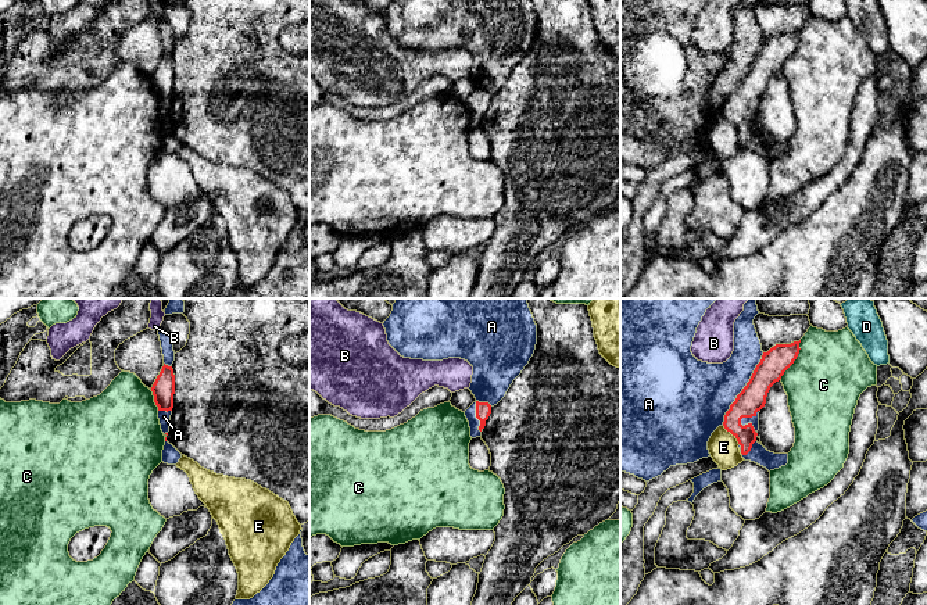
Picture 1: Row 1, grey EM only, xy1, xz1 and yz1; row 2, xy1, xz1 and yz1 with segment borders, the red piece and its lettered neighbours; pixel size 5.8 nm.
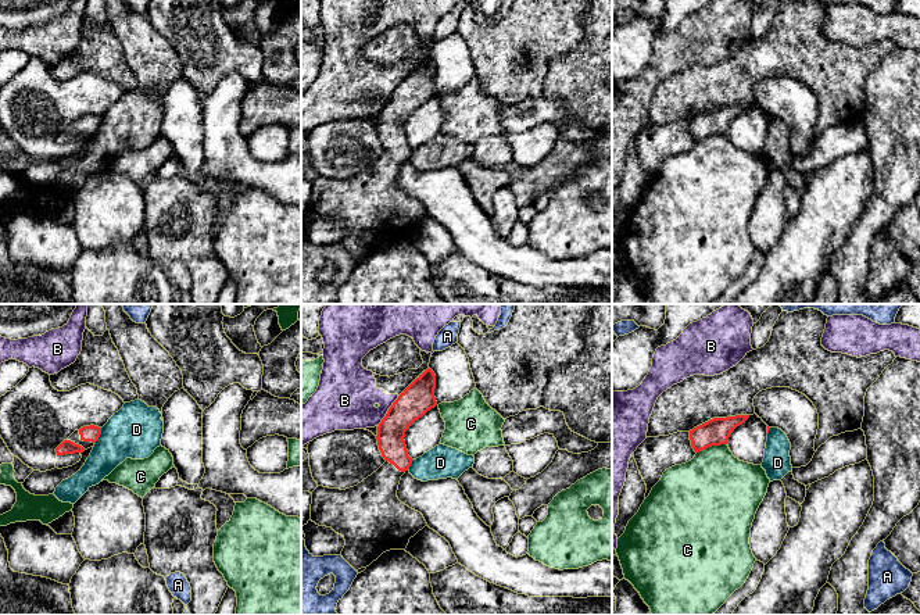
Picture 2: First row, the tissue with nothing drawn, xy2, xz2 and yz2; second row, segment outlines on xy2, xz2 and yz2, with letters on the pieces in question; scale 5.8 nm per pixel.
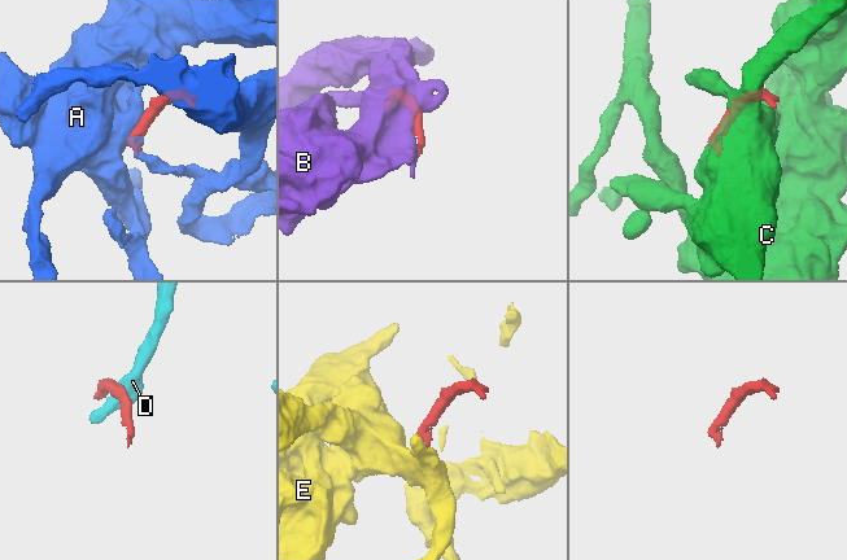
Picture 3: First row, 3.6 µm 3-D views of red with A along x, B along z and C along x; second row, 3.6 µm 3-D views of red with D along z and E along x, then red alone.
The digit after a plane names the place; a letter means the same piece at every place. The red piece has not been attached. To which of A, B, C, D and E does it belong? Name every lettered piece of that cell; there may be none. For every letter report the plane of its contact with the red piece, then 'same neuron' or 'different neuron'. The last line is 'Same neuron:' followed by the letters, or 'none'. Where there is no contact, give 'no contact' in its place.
A: meets red in yz1; same neuron
B: meets red in xz2; different neuron
C: meets red in yz1; different neuron
D: meets red in xy2; different neuron
E: meets red in yz1; different neuron
Same neuron: A

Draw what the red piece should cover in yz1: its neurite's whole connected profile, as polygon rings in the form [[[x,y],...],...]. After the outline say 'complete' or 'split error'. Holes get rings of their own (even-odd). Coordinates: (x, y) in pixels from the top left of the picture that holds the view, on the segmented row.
[[[620,298],[620,470],[634,475],[638,479],[649,482],[663,472],[666,472],[670,466],[676,465],[687,465],[694,463],[702,458],[711,457],[708,450],[708,441],[712,433],[723,426],[727,432],[730,432],[738,441],[738,448],[745,461],[755,462],[769,472],[785,466],[788,463],[788,454],[774,454],[767,451],[762,444],[756,441],[758,430],[759,430],[759,412],[766,404],[766,397],[770,387],[781,379],[784,372],[794,364],[799,354],[799,341],[794,341],[791,344],[776,344],[767,352],[762,351],[762,344],[758,337],[754,319],[759,314],[756,300],[748,298],[744,304],[744,311],[734,322],[734,351],[731,357],[723,364],[708,364],[698,361],[692,352],[691,346],[697,333],[697,327],[702,321],[706,309],[717,298]]] | split error

